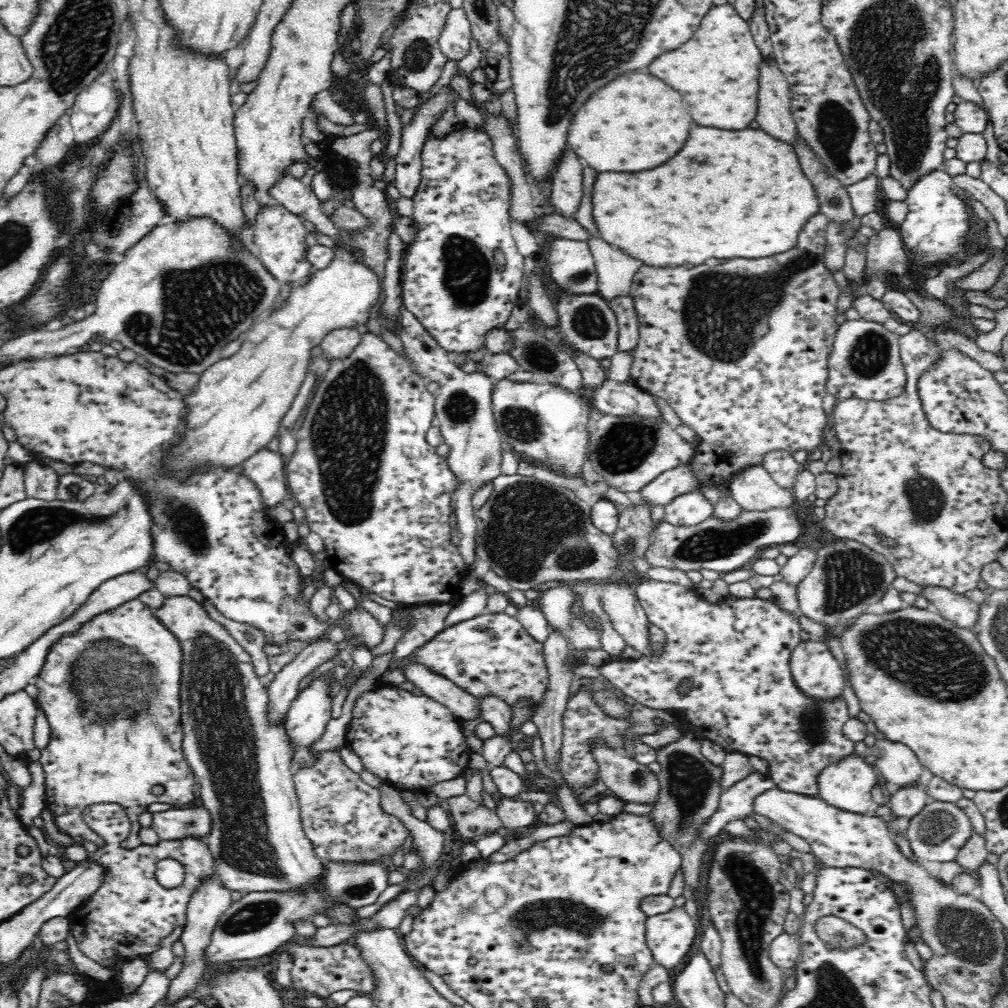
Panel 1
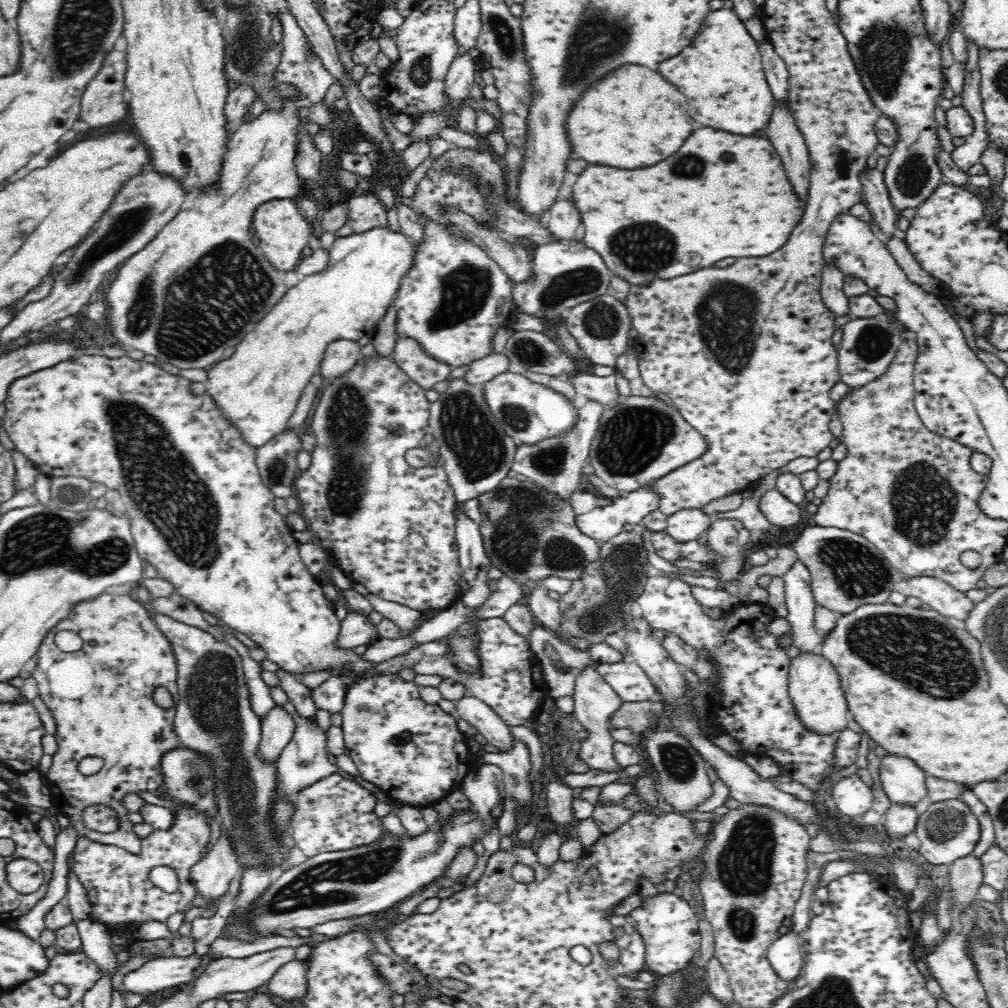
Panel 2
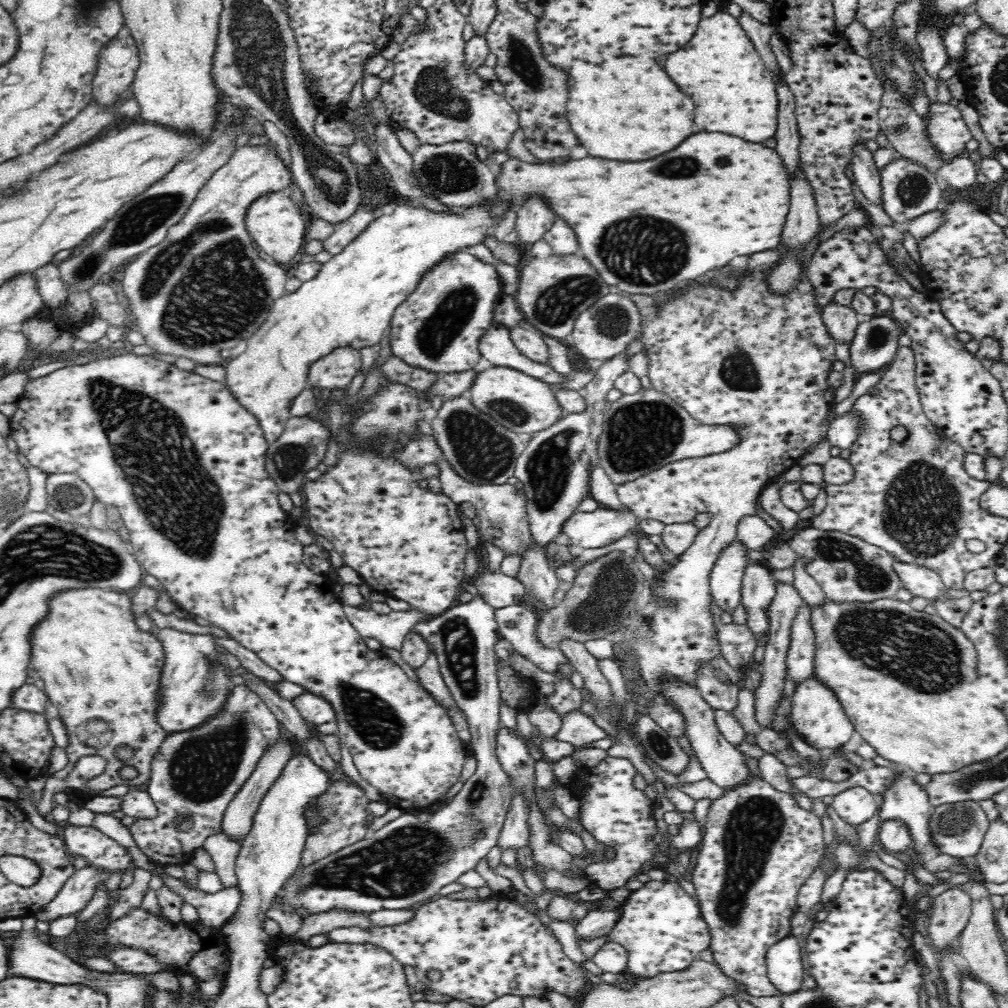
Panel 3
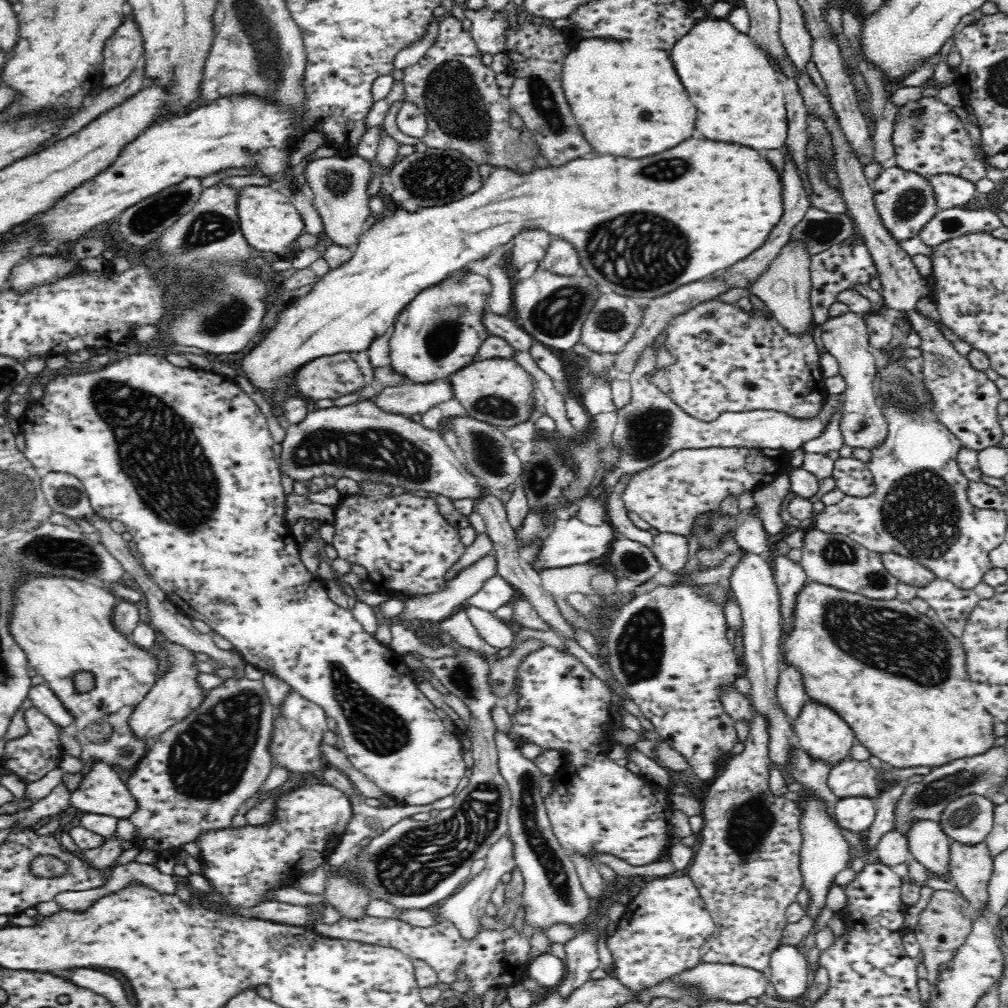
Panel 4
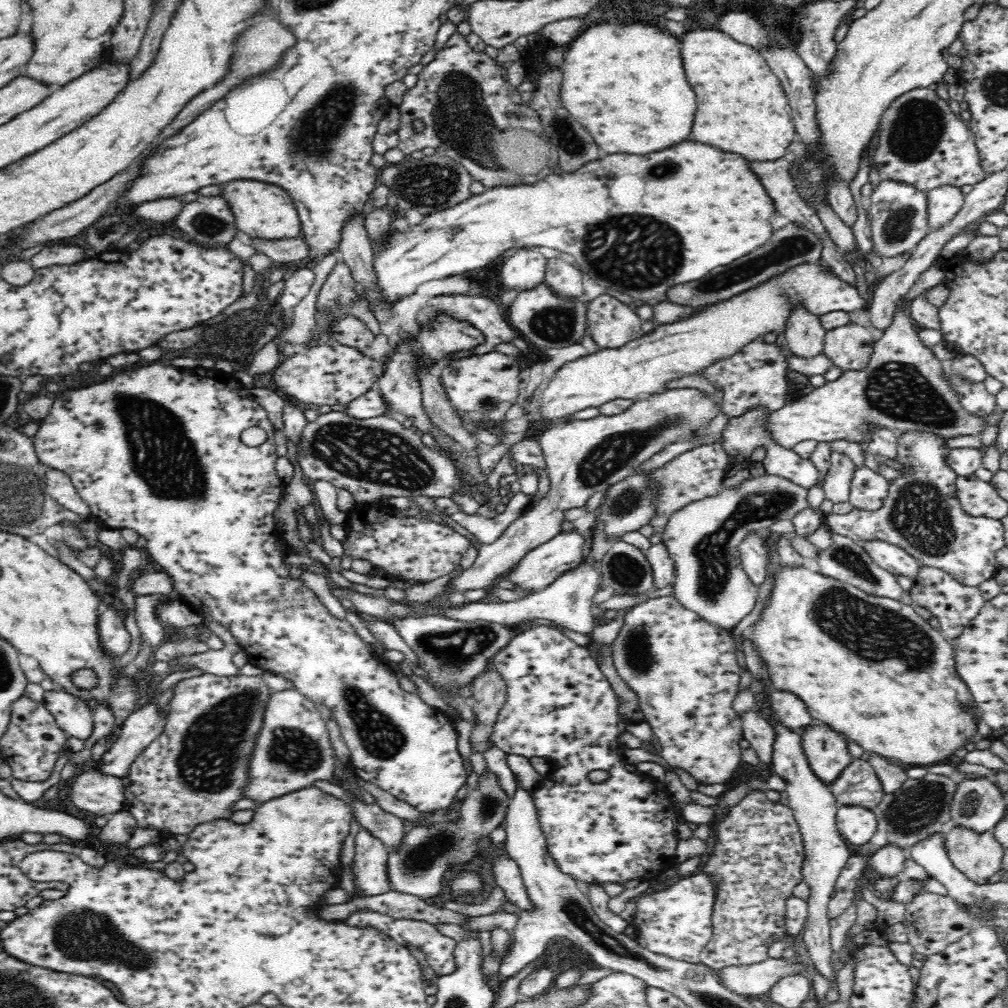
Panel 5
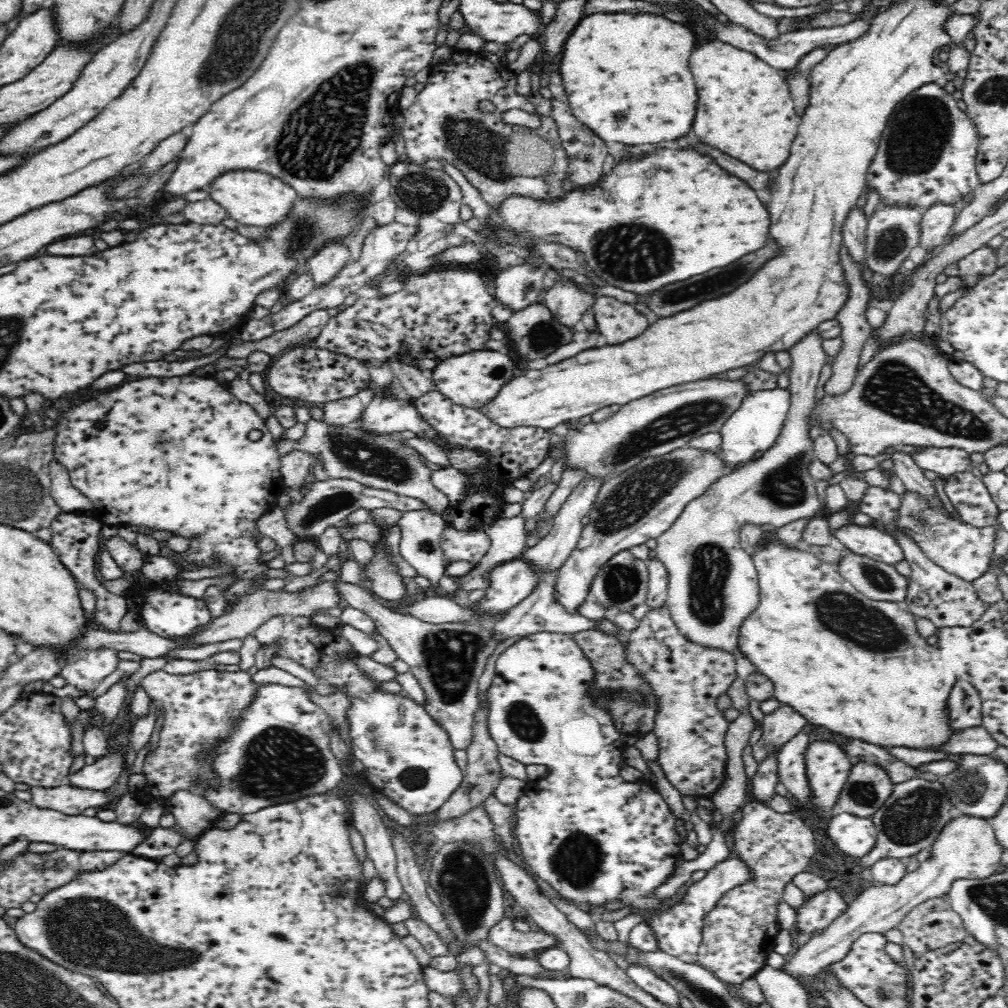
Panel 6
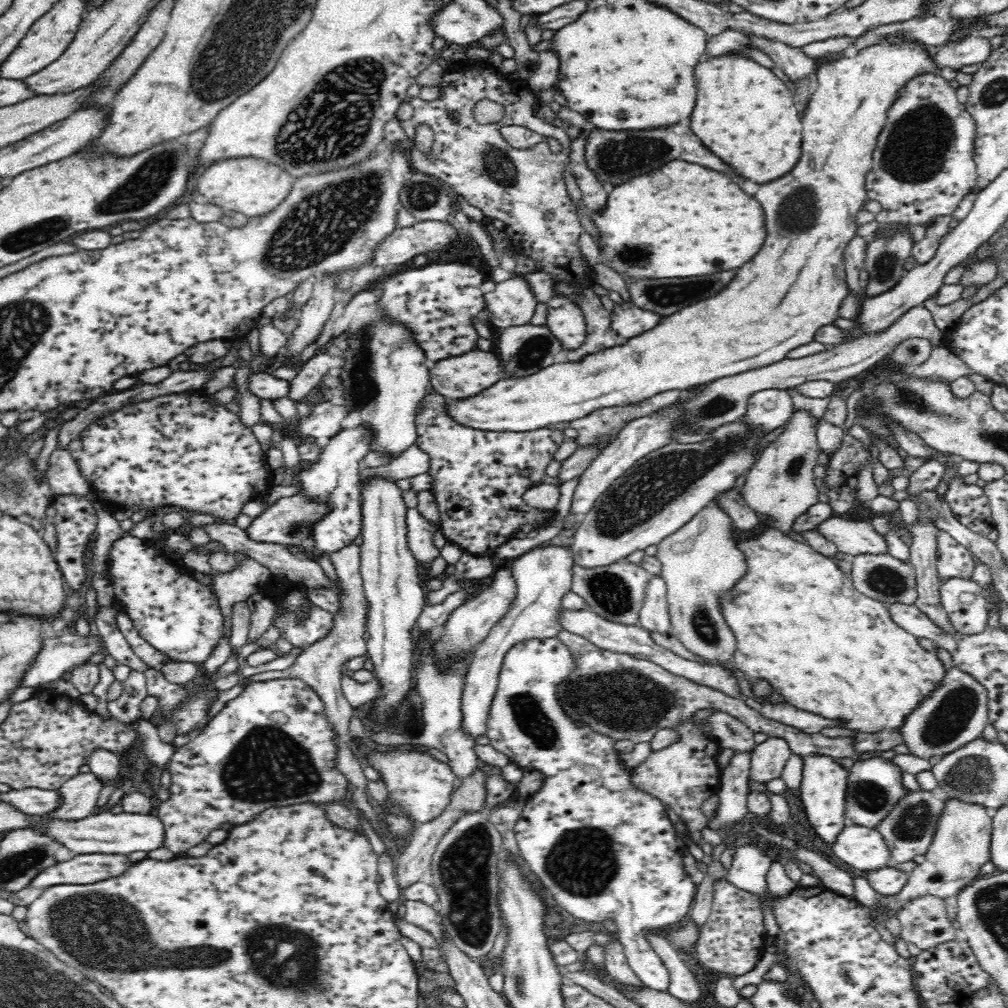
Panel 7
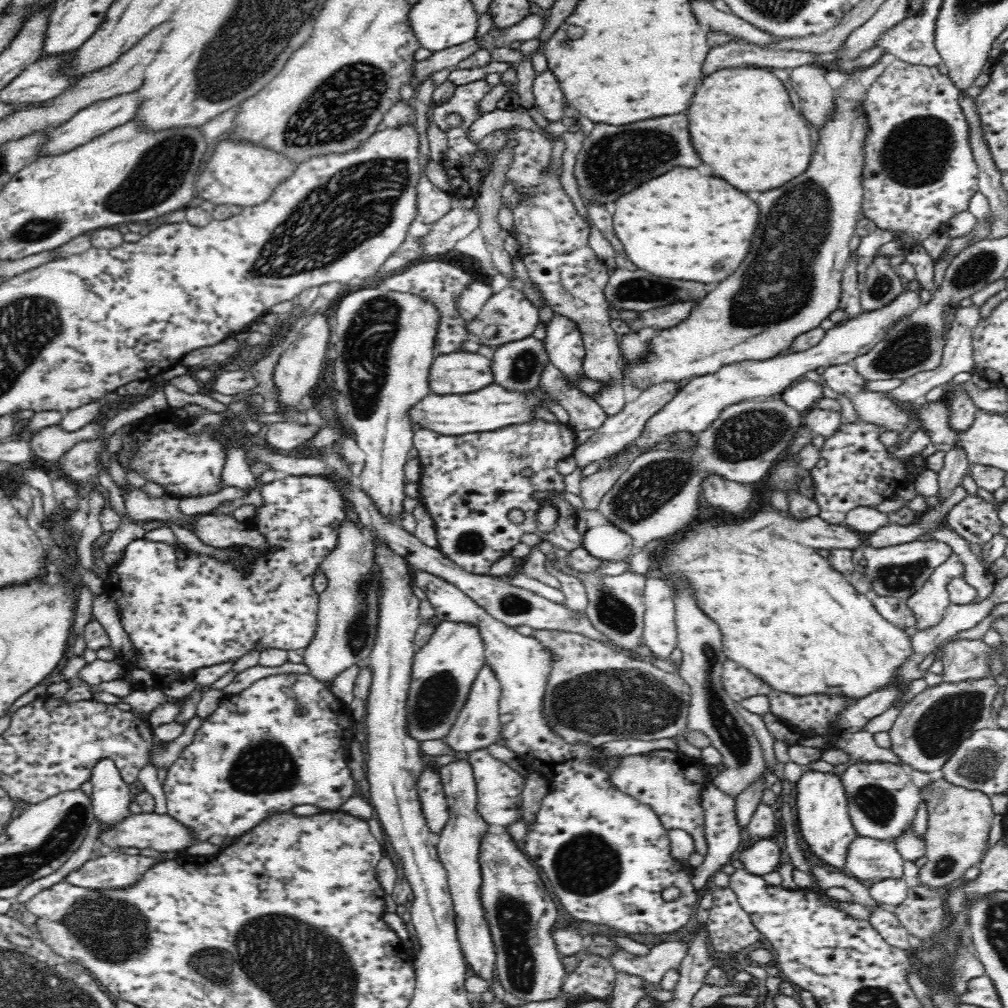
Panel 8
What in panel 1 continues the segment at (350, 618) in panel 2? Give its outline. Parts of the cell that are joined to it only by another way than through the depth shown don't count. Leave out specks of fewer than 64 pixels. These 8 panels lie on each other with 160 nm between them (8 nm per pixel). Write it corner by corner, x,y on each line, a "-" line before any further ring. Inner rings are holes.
328,638
304,644
303,650
276,674
272,682
268,683
268,695
270,695
268,711
274,723
284,722
289,704
297,695
301,685
310,677
310,672
321,662
333,657
336,652
338,643

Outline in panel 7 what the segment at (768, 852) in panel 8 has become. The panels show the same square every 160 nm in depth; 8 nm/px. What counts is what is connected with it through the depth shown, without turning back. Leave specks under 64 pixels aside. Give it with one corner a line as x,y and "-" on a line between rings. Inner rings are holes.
743,845
733,849
734,858
726,868
724,880
732,886
756,894
761,899
765,910
764,925
772,931
778,928
778,921
774,916
773,897
768,891
766,874
770,868
769,858
764,856
763,850
752,845

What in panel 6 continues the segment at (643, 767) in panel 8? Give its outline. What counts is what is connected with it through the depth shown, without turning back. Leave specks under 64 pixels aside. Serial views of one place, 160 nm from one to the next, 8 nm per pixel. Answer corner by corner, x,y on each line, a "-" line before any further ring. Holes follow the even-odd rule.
666,602
650,607
623,643
625,662
631,665
655,696
656,714
651,732
658,739
658,763
666,778
682,797
712,796
724,783
729,762
725,736
730,722
726,719
725,711
716,708
716,698
726,694
737,677
735,656
726,649
702,645
688,639
672,619

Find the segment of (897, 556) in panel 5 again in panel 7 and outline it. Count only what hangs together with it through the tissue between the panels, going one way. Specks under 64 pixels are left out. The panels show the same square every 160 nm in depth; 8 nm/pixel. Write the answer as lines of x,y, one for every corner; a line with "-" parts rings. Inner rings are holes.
834,516
818,524
817,528
824,537
836,544
840,552
851,555
889,554
889,542
886,537
876,532
869,522

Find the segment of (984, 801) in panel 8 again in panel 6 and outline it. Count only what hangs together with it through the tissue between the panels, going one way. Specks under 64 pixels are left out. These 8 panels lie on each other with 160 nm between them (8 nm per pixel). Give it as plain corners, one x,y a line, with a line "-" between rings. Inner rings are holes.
956,815
938,835
931,846
932,858
915,870
907,872
898,884
881,884
869,887
853,901
849,901
846,911
840,913
821,932
810,937
804,946
794,952
792,958
785,958
779,970
792,978
802,980
804,976
816,977
824,967
843,959
851,949
851,944
867,932
886,933
902,920
918,904
932,898
940,898
950,892
956,878
986,879
998,874
1002,868
1004,847
998,843
995,829
990,823
976,817

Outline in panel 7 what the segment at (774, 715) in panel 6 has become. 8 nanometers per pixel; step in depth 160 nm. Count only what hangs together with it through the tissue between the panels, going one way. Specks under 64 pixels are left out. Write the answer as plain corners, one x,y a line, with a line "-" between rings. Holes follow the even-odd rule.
768,736
753,749
750,766
751,781
766,784
780,778
792,752
786,737

